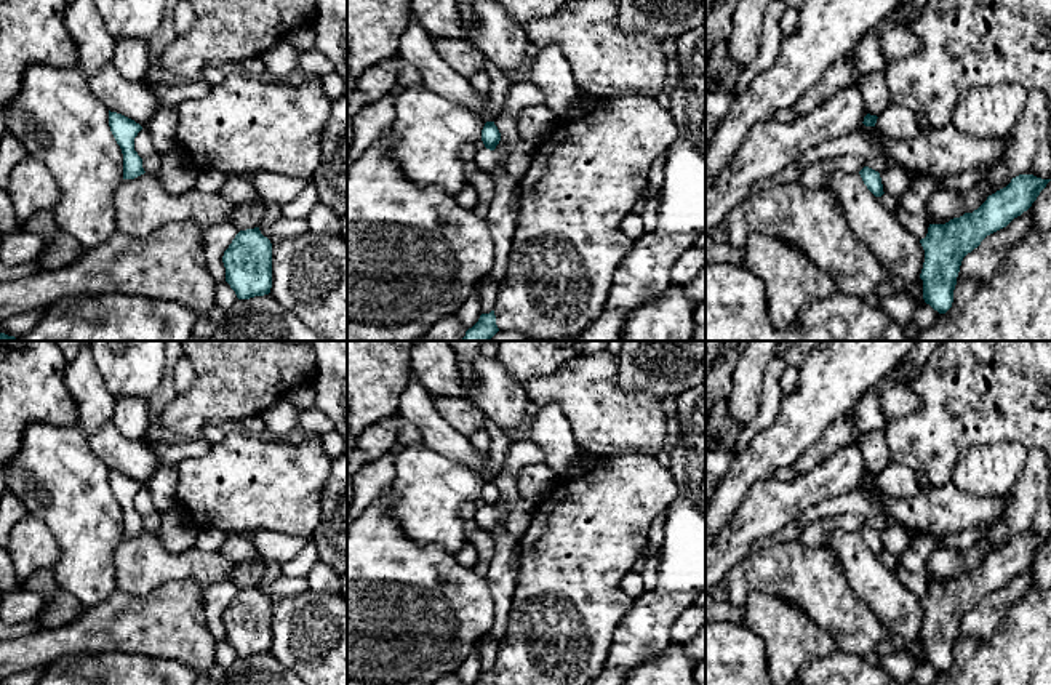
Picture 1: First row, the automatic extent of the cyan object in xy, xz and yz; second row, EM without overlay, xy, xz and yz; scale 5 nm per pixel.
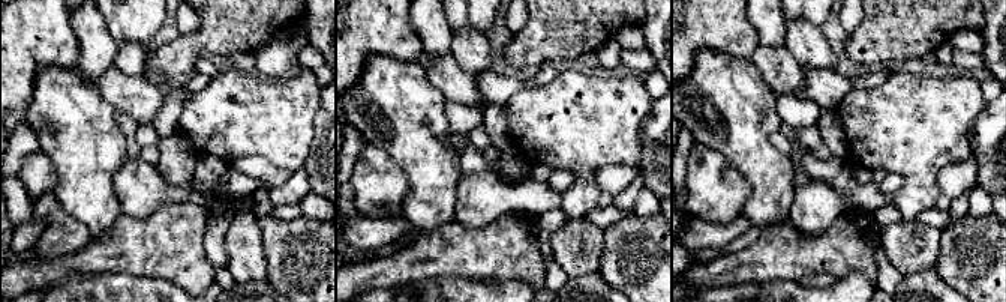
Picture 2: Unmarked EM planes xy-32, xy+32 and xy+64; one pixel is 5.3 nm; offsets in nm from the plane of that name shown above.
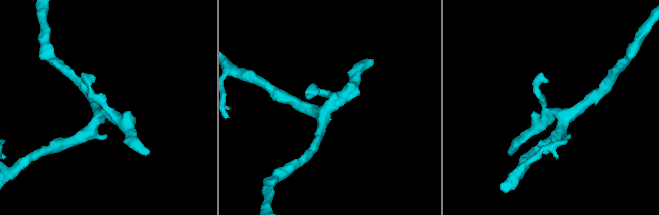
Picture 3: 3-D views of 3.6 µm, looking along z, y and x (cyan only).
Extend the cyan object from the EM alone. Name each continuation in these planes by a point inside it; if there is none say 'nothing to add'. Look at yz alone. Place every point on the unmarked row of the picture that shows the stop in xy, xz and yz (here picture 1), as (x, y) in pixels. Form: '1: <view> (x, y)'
nothing to add

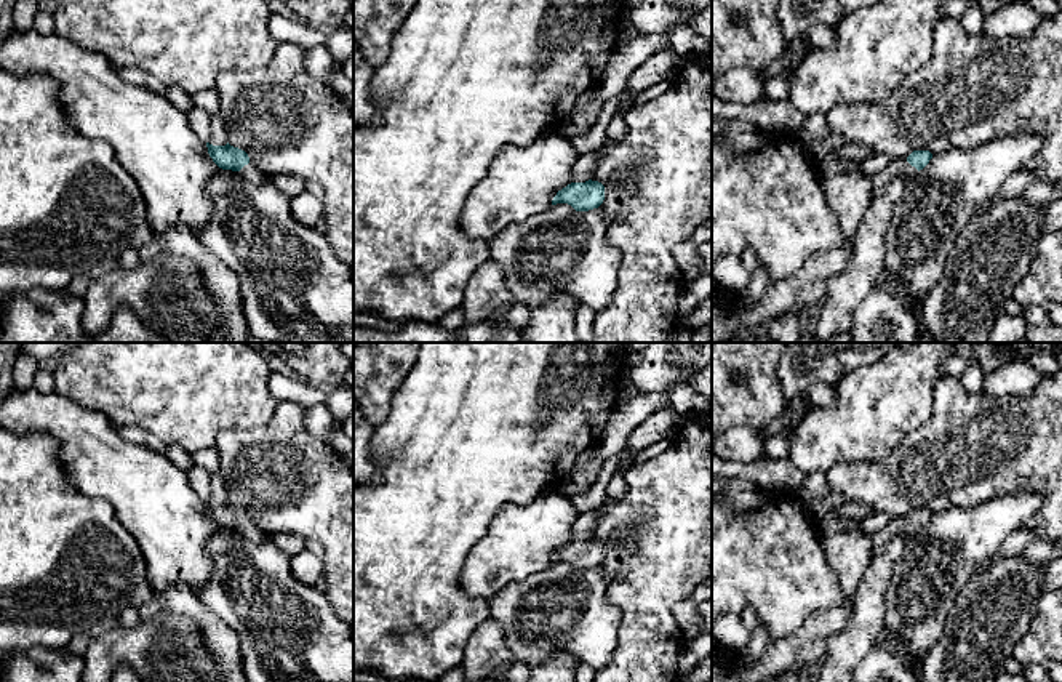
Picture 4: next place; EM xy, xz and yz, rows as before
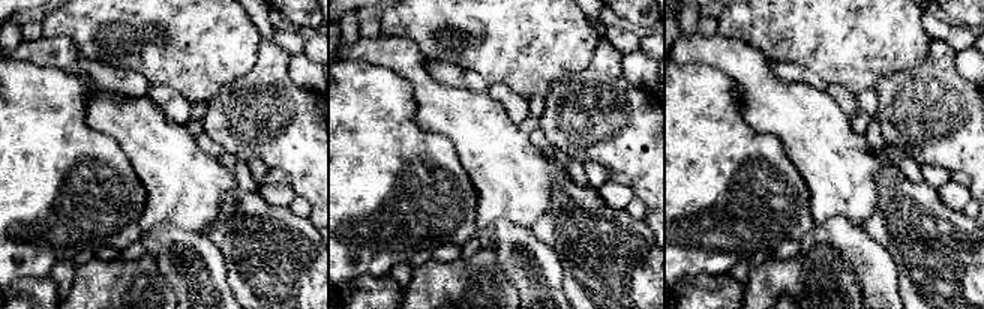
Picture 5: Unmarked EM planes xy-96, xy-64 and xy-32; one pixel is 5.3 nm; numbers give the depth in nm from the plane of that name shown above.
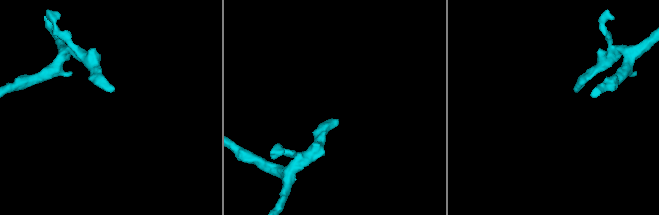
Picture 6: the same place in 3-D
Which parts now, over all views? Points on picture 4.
1: yz (902, 527)

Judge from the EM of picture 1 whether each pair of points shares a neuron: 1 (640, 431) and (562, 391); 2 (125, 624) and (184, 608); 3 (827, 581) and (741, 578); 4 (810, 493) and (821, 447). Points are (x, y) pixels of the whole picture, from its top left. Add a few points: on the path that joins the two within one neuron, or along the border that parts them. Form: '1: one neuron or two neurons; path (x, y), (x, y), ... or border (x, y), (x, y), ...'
1: one neuron; path (621, 421), (610, 421), (581, 392)
2: one neuron; path (139, 624), (151, 624), (157, 618), (170, 618)
3: one neuron; path (807, 578), (762, 578)
4: two neurons; border (848, 444), (799, 476)

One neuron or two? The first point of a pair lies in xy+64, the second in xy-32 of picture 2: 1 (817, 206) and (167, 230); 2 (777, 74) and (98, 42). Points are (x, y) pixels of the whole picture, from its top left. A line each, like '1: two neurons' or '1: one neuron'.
1: two neurons
2: two neurons

